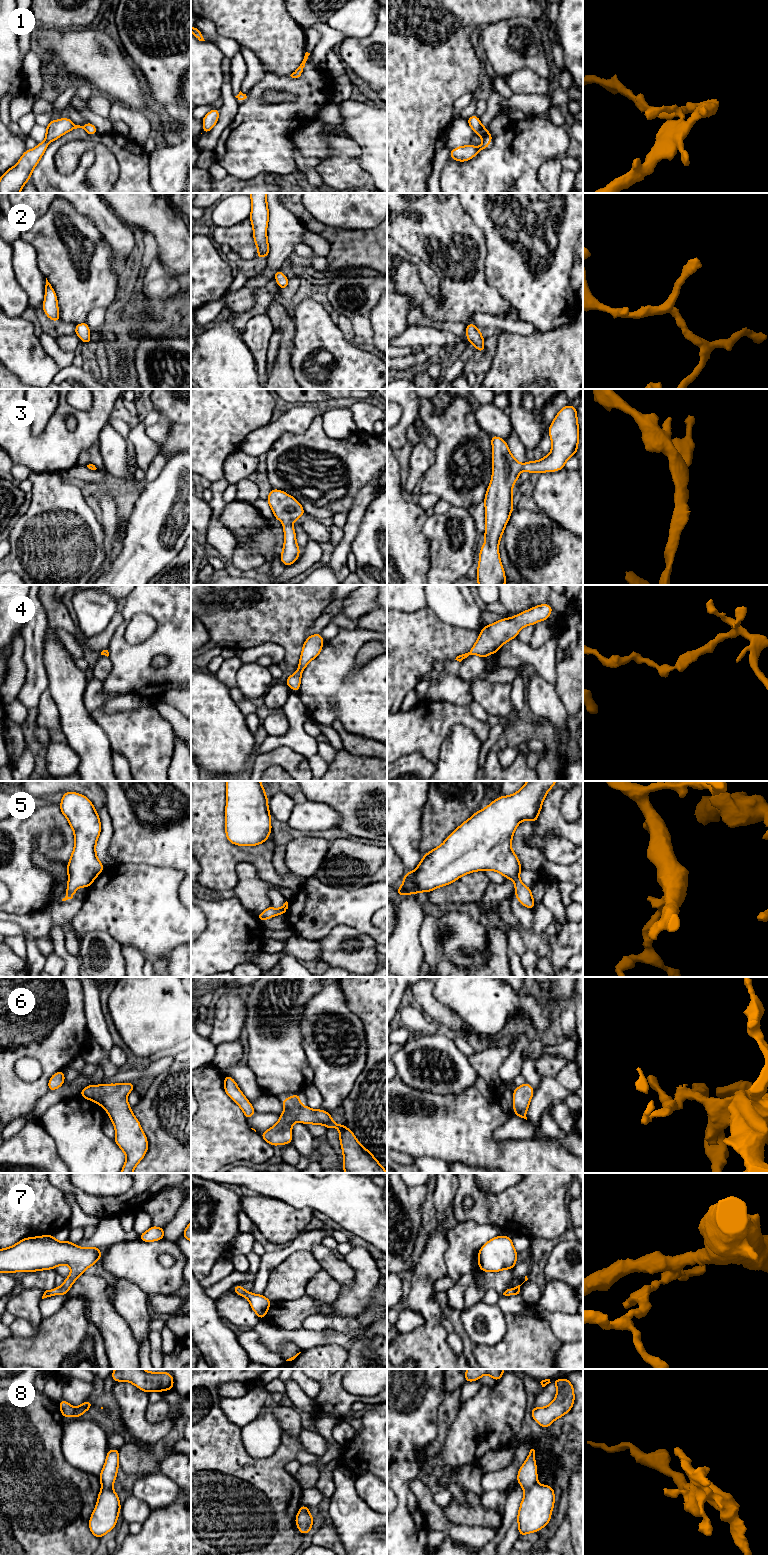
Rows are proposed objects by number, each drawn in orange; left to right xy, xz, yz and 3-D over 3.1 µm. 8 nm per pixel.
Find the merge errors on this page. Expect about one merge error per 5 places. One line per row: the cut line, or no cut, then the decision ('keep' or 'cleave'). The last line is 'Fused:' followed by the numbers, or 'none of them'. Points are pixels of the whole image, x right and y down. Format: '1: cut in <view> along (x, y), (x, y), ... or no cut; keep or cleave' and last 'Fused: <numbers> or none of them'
1: no cut; keep
2: no cut; keep
3: no cut; keep
4: no cut; keep
5: no cut; keep
6: no cut; keep
7: no cut; keep
8: cut in yz along (536, 1482), (524, 1491); cleave
Fused: 8

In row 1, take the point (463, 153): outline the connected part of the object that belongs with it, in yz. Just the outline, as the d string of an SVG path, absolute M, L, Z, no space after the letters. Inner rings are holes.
M475 114L466 120L471 129L480 136L484 142L479 147L469 144L451 150L449 157L459 162L468 161L475 157L479 151L489 148L489 143L493 139L493 136L488 132L487 128L481 124L480 119Z

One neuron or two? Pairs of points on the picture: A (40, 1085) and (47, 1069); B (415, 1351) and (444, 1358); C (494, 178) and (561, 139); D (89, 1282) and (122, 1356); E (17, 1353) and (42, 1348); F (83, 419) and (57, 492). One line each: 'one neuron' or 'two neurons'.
A: one neuron
B: one neuron
C: one neuron
D: one neuron
E: one neuron
F: two neurons

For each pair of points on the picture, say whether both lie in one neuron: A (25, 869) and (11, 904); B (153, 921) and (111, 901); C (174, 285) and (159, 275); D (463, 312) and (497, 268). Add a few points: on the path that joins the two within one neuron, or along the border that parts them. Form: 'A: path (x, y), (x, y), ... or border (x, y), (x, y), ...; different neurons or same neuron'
A: path (25, 878), (25, 890), (20, 895); same neuron
B: path (143, 911), (136, 904), (129, 901), (121, 901); same neuron
C: path (170, 285), (163, 279); same neuron
D: border (484, 260), (484, 280), (503, 299); different neurons

